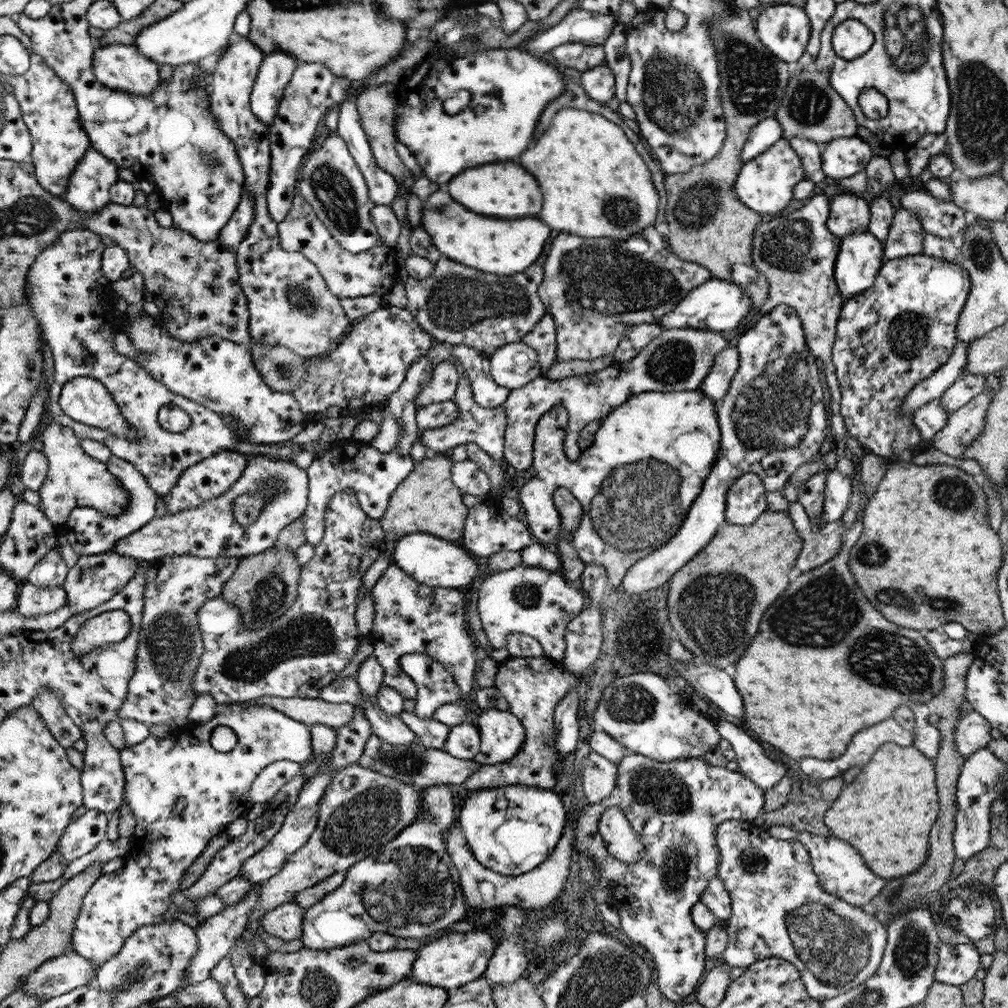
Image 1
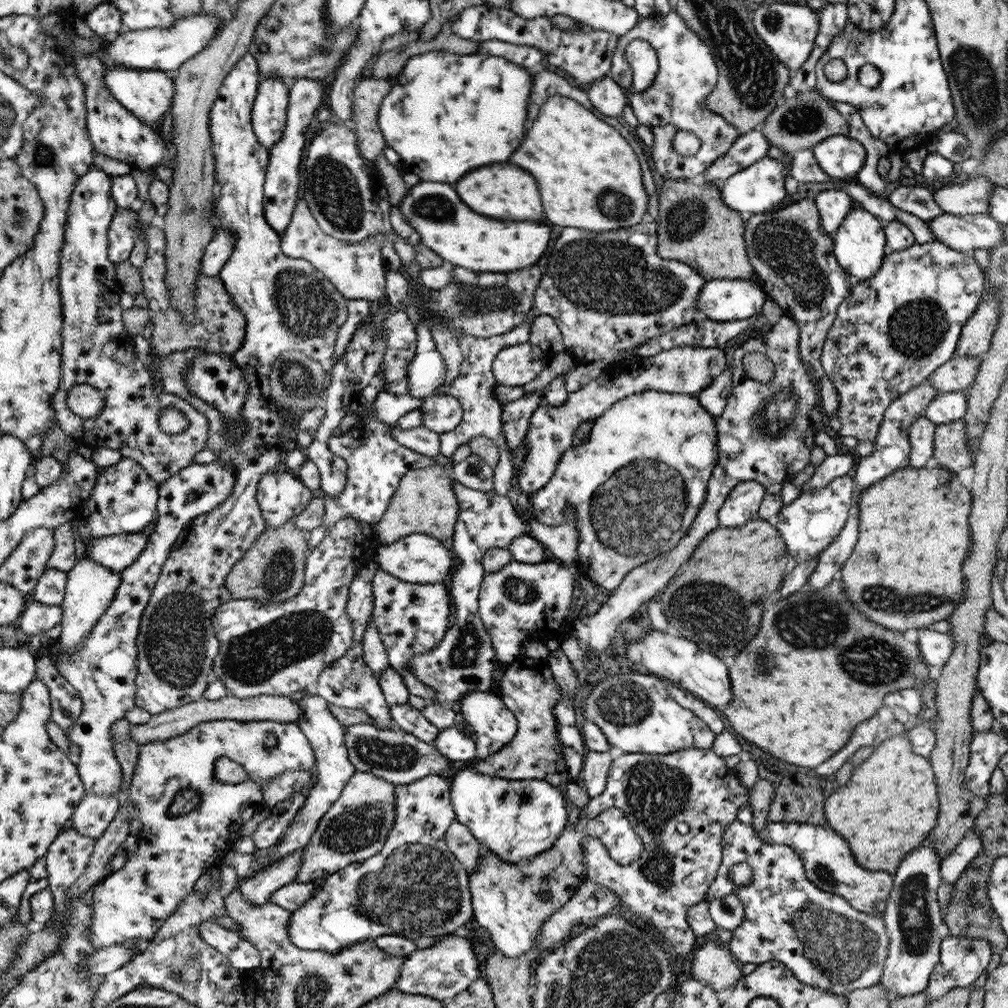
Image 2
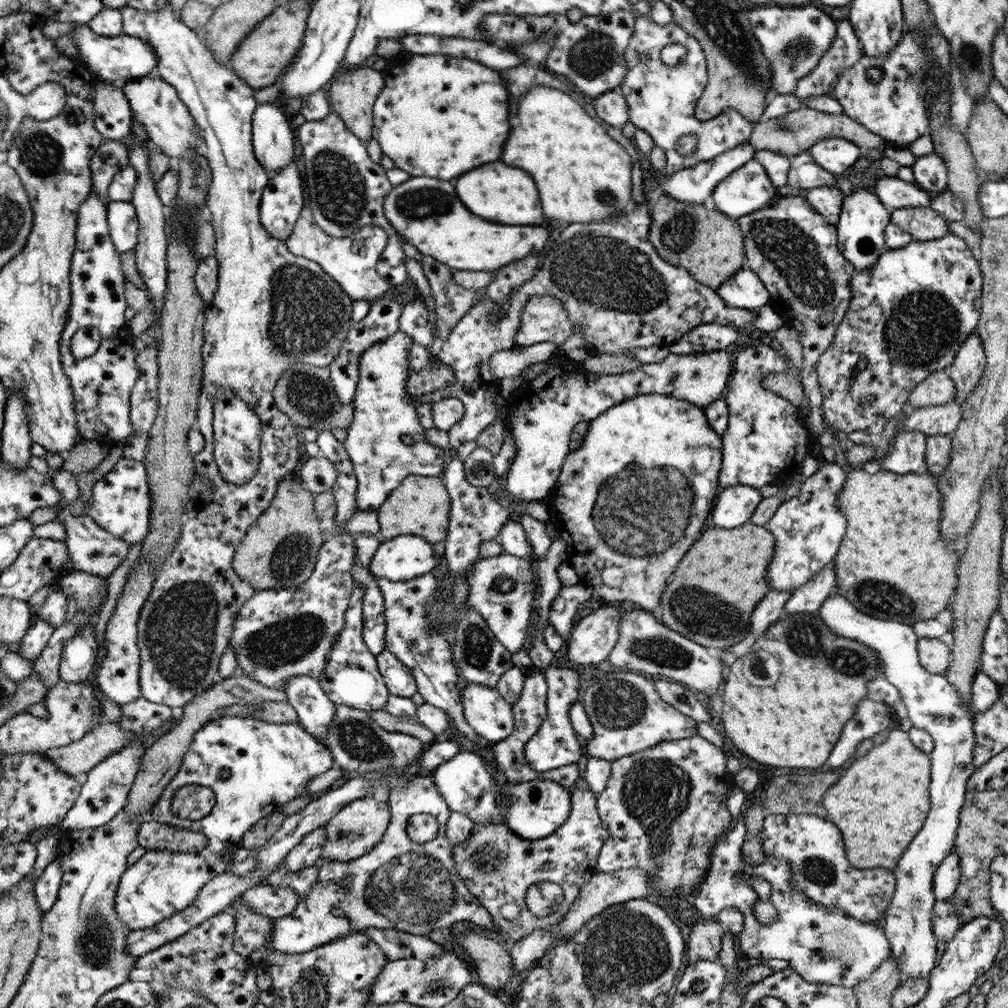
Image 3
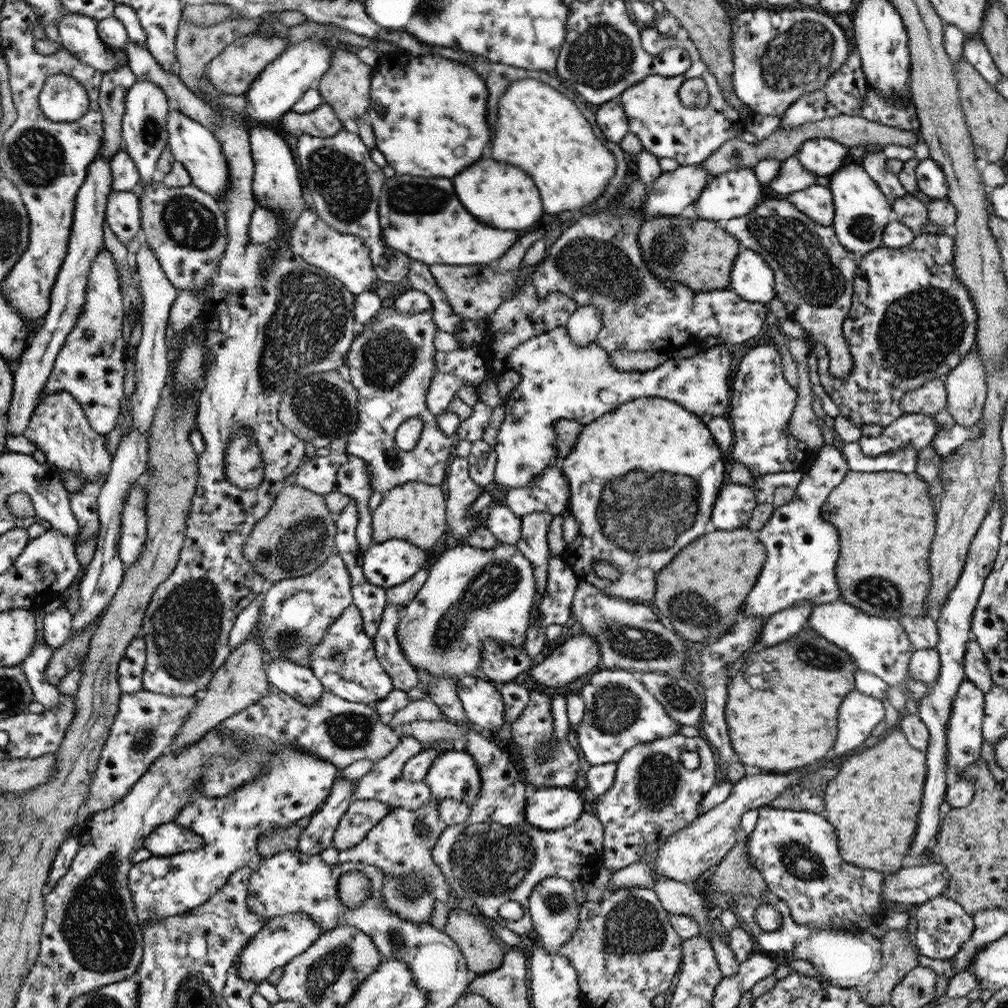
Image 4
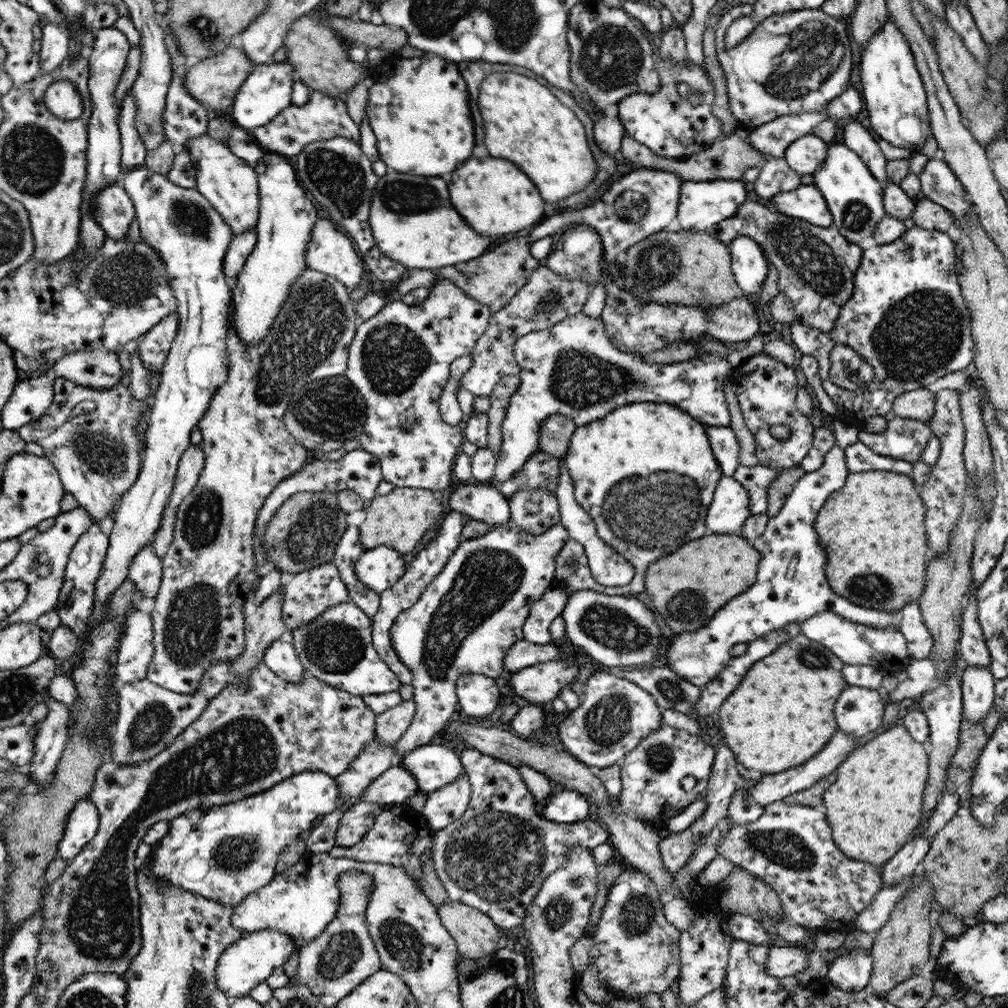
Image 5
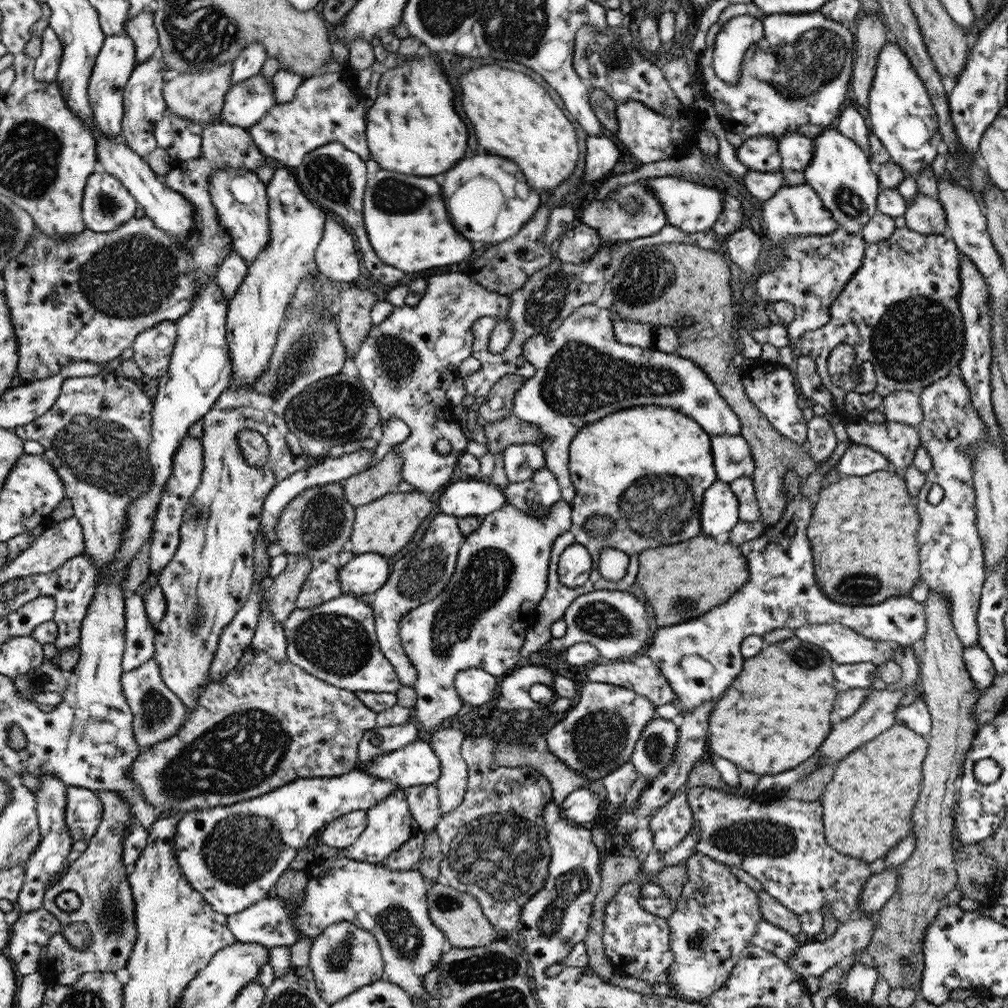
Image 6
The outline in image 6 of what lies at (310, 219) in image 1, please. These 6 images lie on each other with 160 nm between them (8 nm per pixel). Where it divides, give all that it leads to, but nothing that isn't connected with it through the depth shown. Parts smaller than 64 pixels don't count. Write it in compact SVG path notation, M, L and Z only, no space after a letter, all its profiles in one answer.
M329 218L324 228L323 239L315 253L319 274L336 282L348 282L360 276L360 258L356 254L354 238Z

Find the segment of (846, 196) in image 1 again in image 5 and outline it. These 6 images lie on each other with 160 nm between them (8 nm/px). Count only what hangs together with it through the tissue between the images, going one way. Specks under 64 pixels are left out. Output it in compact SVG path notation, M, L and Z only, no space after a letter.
M816 185L797 186L794 190L775 194L770 203L780 213L799 218L824 228L833 226L833 216Z

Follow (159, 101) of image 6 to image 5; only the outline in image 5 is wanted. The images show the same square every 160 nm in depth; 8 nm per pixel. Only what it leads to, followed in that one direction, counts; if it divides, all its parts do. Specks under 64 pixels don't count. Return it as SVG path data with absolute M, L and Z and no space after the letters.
M131 88L124 95L121 106L120 130L123 143L121 166L122 171L129 171L134 167L144 165L147 148L140 133L136 130L137 104Z

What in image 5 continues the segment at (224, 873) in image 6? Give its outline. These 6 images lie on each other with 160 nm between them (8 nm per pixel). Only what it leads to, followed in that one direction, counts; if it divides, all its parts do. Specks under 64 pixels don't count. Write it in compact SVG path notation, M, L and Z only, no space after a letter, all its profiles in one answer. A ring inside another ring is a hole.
M393 765L383 775L364 790L360 801L373 802L385 807L390 804L404 804L406 800L418 795L418 783L404 767ZM306 770L278 783L261 794L214 806L206 811L191 810L170 821L168 832L159 840L158 851L150 865L153 879L166 881L184 890L200 894L220 904L238 906L246 897L268 885L275 878L280 853L298 840L298 836L314 826L320 816L335 812L340 789L336 779L322 770Z

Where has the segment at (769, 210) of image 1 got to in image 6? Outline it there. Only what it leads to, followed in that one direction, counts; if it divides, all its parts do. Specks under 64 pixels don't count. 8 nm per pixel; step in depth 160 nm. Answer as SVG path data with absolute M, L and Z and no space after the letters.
M673 176L652 177L647 179L645 183L651 189L651 193L653 190L660 201L668 220L667 224L675 226L683 232L692 234L712 229L723 209L724 192L720 191L719 186L694 183L692 180Z

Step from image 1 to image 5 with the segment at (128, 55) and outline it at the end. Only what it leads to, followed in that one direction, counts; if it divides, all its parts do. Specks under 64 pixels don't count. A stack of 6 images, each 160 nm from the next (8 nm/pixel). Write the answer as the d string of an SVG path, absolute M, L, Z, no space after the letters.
M206 132L198 138L191 138L185 148L186 152L191 154L197 172L195 189L205 195L208 202L219 211L227 225L232 228L234 236L256 230L259 224L261 200L259 176L255 167L240 158L226 143L207 136Z

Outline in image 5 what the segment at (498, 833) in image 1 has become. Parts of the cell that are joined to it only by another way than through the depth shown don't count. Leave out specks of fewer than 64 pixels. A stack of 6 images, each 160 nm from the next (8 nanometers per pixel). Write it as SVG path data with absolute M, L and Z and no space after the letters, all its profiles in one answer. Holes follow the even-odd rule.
M432 743L404 754L399 766L416 779L422 794L435 793L454 784L460 776L467 776L457 750ZM564 789L549 796L538 812L548 821L571 824L593 817L593 805L584 795Z

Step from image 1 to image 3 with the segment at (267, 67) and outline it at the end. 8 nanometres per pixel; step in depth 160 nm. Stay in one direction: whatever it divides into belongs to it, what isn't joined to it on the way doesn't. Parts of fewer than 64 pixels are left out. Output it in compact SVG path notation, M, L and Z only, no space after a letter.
M276 102L258 104L252 119L254 156L271 175L294 158L294 132Z

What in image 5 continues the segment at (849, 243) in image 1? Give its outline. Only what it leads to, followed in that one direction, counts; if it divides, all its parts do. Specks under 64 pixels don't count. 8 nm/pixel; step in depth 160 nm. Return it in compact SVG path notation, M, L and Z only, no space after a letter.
M838 141L830 142L826 158L813 174L814 185L820 190L828 210L833 216L833 226L850 242L859 244L876 232L876 225L886 214L883 205L884 184L872 174L859 154Z

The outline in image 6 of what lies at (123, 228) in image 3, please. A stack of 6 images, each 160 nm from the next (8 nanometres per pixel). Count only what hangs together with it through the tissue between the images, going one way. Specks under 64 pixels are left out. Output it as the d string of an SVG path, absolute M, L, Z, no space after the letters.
M104 170L96 171L86 181L81 202L87 230L108 234L114 232L134 217L137 203L119 178Z

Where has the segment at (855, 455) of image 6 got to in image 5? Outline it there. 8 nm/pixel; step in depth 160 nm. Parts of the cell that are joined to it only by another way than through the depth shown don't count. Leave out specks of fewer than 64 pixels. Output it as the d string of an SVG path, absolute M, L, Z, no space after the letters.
M860 441L845 448L845 459L849 472L854 474L868 470L880 470L910 477L913 469L912 462L876 454Z

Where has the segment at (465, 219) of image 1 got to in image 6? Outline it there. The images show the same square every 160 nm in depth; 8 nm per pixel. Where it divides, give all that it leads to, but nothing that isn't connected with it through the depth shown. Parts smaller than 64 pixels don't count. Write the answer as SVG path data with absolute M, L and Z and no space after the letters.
M380 169L366 183L363 219L366 234L378 258L404 273L458 264L477 246L462 238L448 220L442 200L430 200L424 192L440 192L434 178L406 176Z

